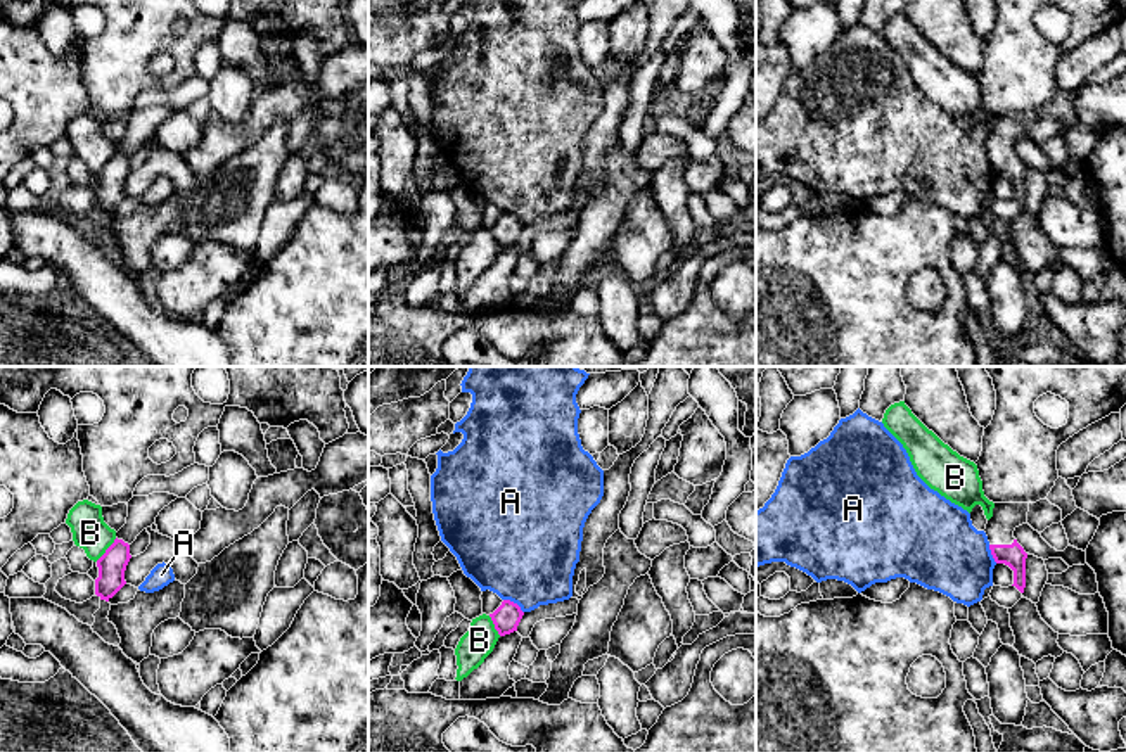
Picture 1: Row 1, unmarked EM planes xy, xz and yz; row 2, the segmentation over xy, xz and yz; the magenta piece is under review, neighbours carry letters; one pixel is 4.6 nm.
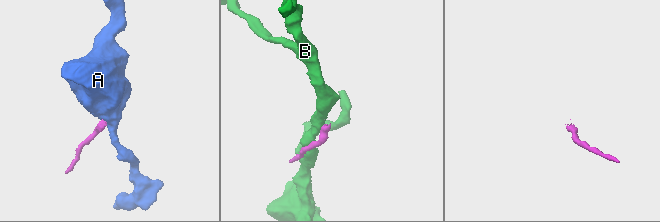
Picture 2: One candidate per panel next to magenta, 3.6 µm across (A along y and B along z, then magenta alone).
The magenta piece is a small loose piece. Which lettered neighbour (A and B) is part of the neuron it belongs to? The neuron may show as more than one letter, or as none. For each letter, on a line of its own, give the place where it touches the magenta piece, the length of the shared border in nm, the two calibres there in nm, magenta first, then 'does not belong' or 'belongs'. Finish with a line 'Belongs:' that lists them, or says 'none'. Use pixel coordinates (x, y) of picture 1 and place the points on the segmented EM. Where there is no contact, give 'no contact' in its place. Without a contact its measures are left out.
A: xz (514, 604) | 120 nm | 120/480 nm | does not belong
B: xy (106, 550) | 150 nm | 130/160 nm | does not belong
Belongs: none

